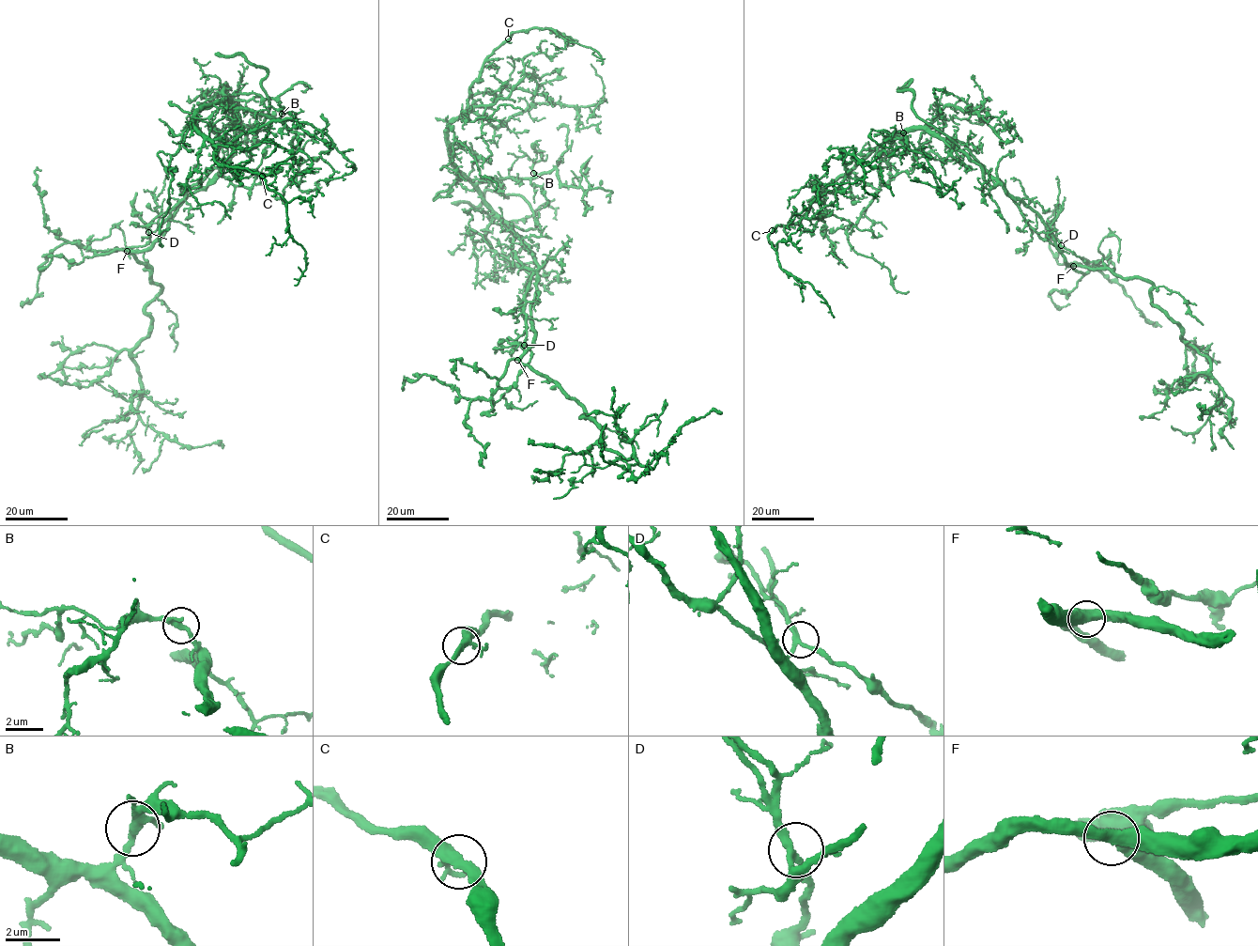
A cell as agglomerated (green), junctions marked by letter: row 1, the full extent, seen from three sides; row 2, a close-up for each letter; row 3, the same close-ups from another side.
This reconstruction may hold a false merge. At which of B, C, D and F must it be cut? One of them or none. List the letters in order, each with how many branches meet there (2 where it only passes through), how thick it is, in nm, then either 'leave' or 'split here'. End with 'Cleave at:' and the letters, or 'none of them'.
B: branches 3; calibre 240 nm; leave
C: branches 3; calibre 320 nm; leave
D: branches 3; calibre 220 nm; leave
F: branches 3; calibre 420 nm; leave
Cleave at: none of them

